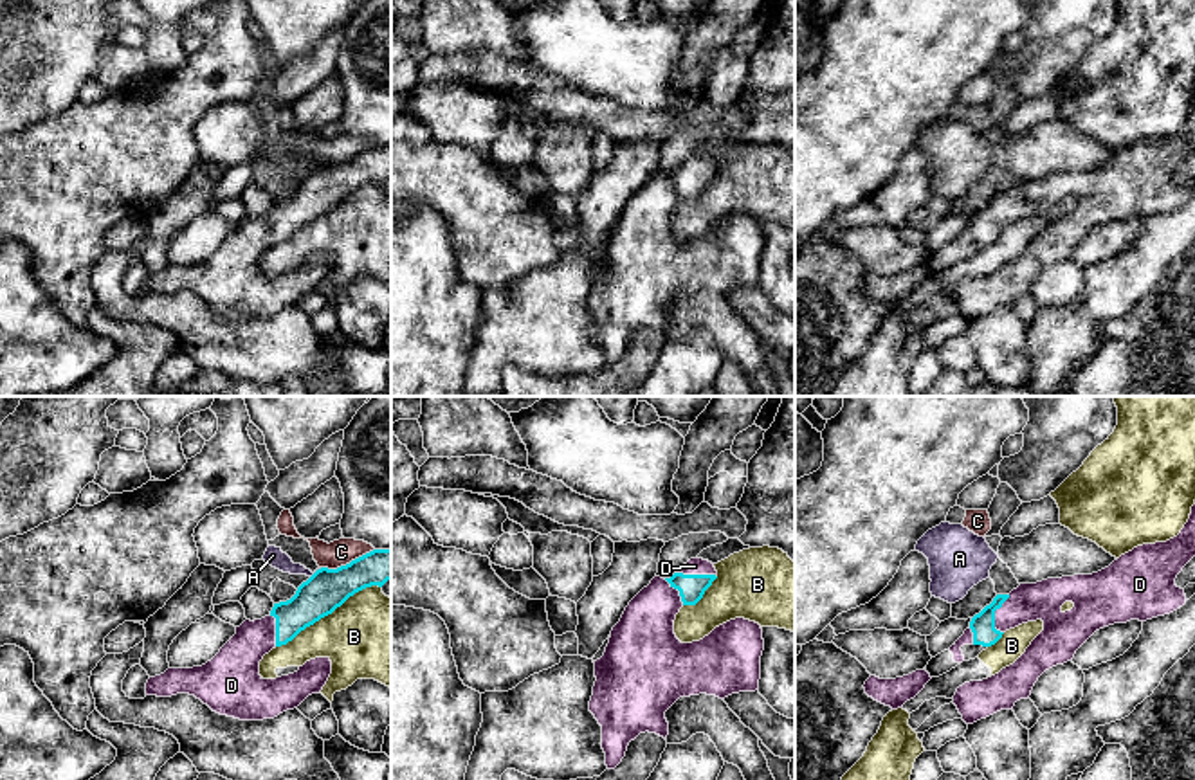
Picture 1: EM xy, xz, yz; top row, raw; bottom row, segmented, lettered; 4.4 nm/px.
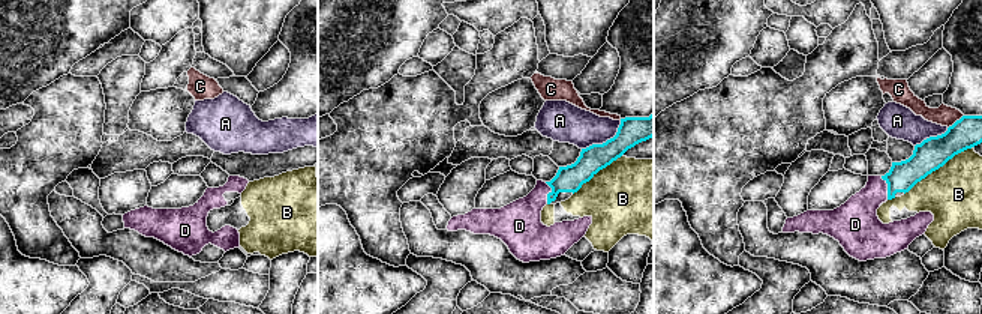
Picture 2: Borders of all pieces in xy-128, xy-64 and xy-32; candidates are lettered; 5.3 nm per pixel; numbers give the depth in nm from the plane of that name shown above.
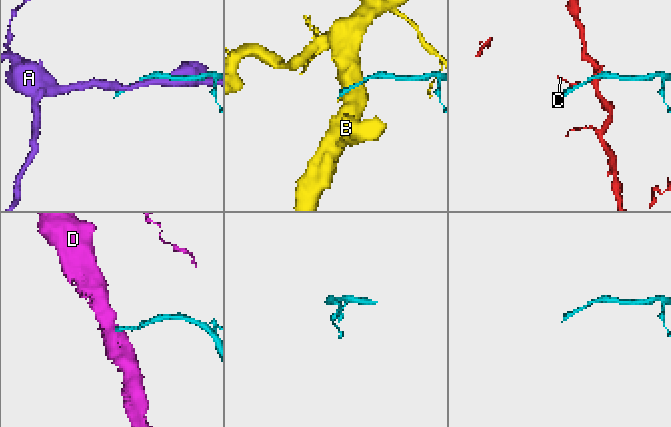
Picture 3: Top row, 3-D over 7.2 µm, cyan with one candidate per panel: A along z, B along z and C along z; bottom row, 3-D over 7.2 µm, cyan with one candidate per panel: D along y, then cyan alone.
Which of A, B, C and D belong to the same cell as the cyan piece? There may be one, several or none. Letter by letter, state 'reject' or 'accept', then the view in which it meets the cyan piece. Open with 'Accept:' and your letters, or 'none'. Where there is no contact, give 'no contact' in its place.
Accept: D
A: reject; meets cyan in xy
B: reject; meets cyan in xy
C: reject; meets cyan in xy
D: accept; meets cyan in yz

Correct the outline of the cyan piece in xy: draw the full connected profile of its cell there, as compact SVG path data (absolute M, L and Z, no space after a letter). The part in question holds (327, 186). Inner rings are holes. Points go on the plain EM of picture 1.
M373 146L337 166L321 164L296 191L274 200L269 213L245 216L220 249L202 263L168 265L150 274L146 292L189 290L213 308L240 317L274 315L319 290L332 270L330 254L315 254L276 276L260 272L260 258L301 227L332 211L355 189L391 177L391 146Z

